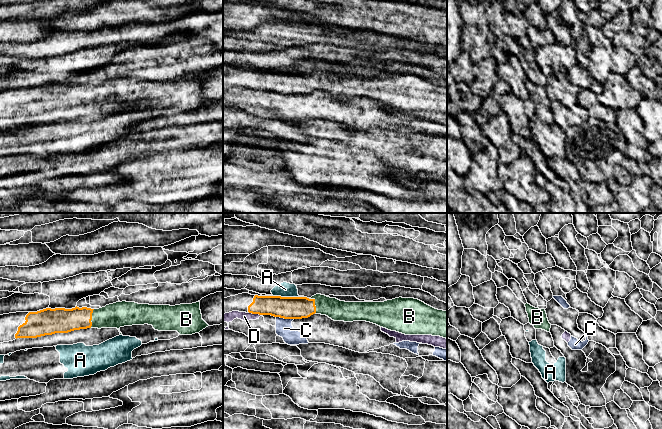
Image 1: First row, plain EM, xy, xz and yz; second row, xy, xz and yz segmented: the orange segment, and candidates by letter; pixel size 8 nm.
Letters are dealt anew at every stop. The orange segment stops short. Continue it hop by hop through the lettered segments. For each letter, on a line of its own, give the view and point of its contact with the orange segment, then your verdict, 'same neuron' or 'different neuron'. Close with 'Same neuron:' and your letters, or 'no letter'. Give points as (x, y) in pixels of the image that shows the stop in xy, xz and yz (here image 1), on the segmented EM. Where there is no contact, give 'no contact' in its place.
A: contact xz (288, 297); different neuron
B: contact xz (314, 304); same neuron
C: contact xz (285, 318); different neuron
D: contact xz (255, 313); different neuron
Same neuron: B

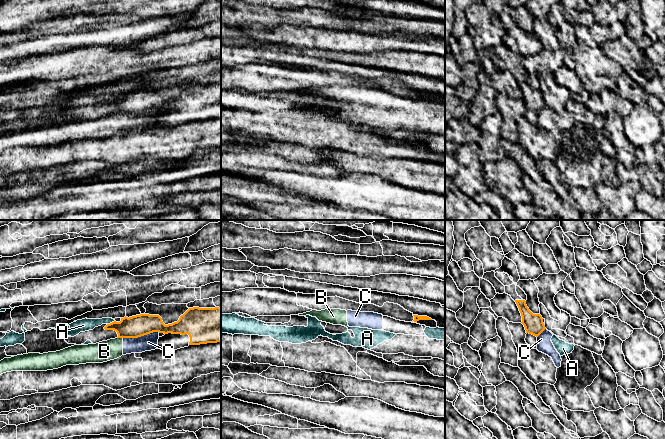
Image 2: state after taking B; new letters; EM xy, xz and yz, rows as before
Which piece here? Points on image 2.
A: contact xy (110, 323); different neuron
B: contact xy (120, 337); different neuron
C: contact xy (141, 335); different neuron
Same neuron: no letter

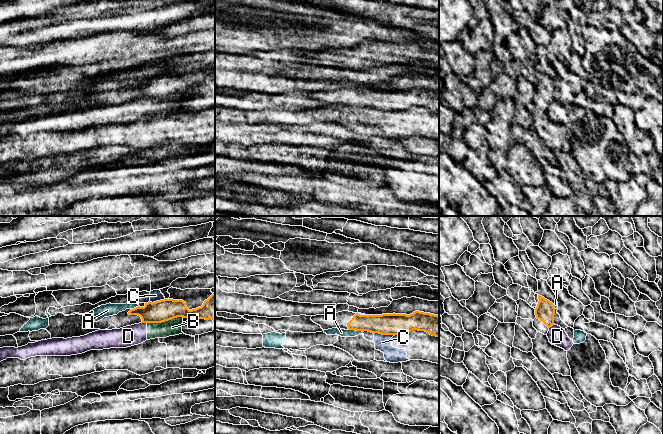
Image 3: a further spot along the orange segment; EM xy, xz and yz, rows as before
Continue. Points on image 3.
A: contact xz (356, 330); different neuron
B: contact xy (165, 320); different neuron
C: contact xz (384, 334); different neuron
D: contact xy (144, 322); different neuron
Same neuron: no letter

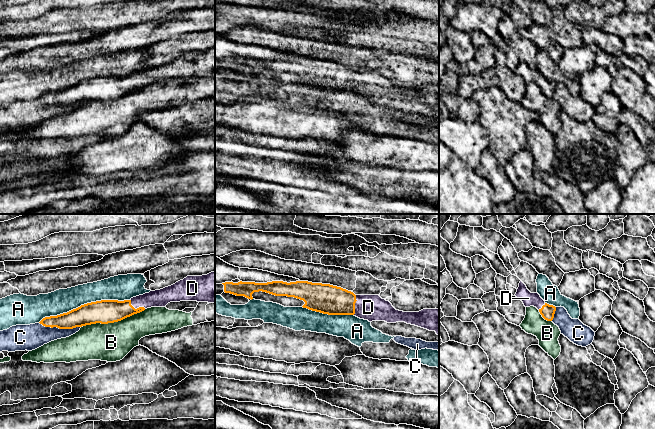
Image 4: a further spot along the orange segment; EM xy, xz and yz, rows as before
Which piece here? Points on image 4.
A: contact xy (84, 304); different neuron
B: contact xy (114, 321); different neuron
C: contact xy (61, 328); different neuron
D: contact xz (354, 305); same neuron
Same neuron: D

